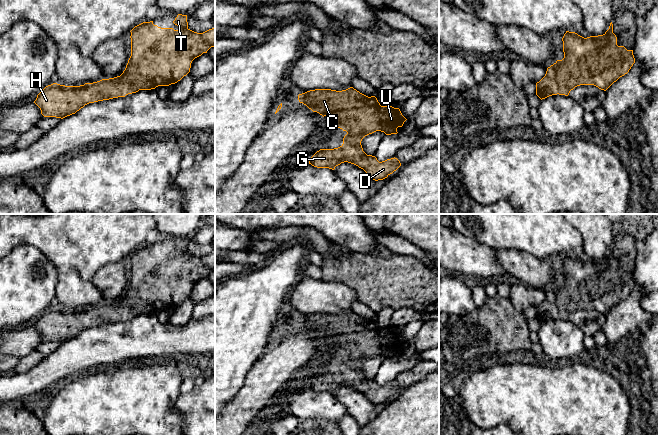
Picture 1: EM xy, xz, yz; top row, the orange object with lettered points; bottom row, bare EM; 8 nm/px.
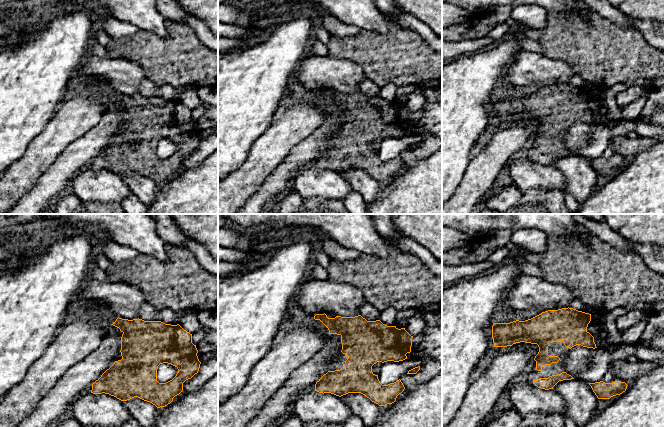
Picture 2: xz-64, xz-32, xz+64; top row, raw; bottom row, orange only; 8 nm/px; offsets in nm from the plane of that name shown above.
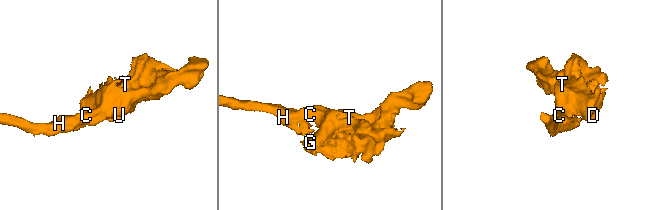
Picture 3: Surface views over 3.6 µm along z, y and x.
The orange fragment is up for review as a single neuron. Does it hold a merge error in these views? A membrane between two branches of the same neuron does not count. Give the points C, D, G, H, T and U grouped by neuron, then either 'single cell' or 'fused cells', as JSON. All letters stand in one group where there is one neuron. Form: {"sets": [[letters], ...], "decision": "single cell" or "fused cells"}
{"sets": [["C", "D", "G", "H", "T", "U"]], "decision": "single cell"}

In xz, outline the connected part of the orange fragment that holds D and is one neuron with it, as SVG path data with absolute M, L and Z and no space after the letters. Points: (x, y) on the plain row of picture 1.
M353 311L342 315L331 313L310 314L299 318L298 324L323 341L333 339L337 346L336 351L347 356L340 371L317 375L309 385L312 390L334 394L341 387L348 386L363 393L375 405L387 402L401 390L400 385L395 381L379 386L375 380L367 379L361 369L361 365L365 360L376 355L384 356L386 359L397 358L397 352L402 351L407 344L399 332L390 329L381 330L375 320L368 321Z

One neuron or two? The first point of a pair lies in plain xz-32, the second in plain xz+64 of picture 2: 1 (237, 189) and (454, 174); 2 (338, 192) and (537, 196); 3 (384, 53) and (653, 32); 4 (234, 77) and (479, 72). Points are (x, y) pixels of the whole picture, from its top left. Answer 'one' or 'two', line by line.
1: two
2: two
3: two
4: one

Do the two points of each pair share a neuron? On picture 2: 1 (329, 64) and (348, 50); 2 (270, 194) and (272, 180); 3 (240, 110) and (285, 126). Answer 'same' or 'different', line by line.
1: different
2: same
3: different

